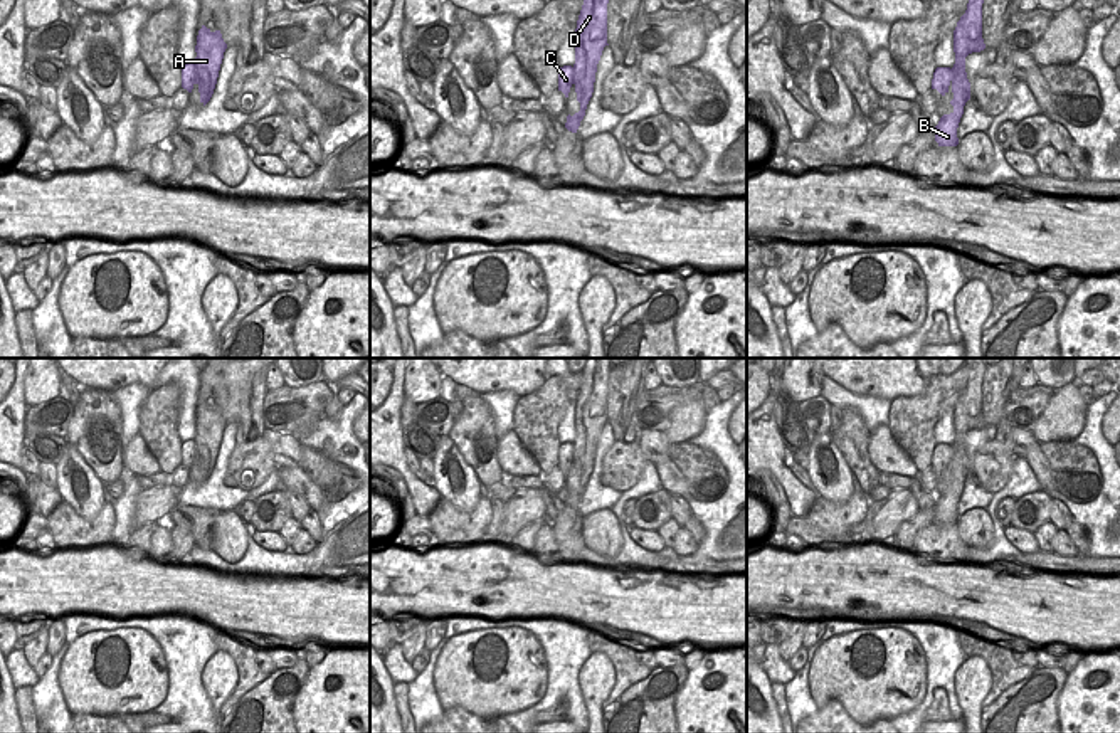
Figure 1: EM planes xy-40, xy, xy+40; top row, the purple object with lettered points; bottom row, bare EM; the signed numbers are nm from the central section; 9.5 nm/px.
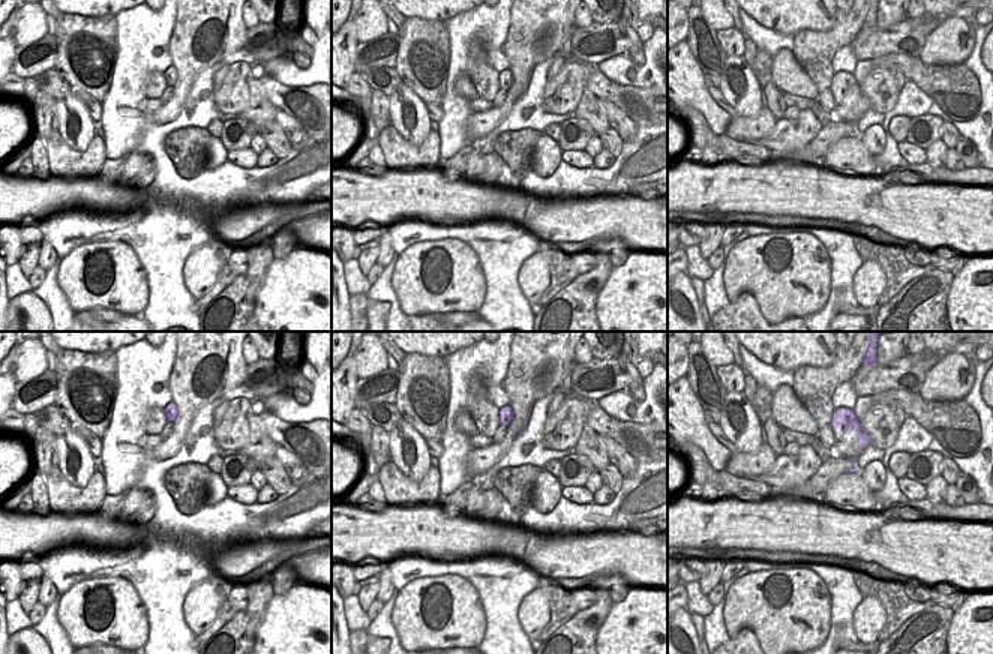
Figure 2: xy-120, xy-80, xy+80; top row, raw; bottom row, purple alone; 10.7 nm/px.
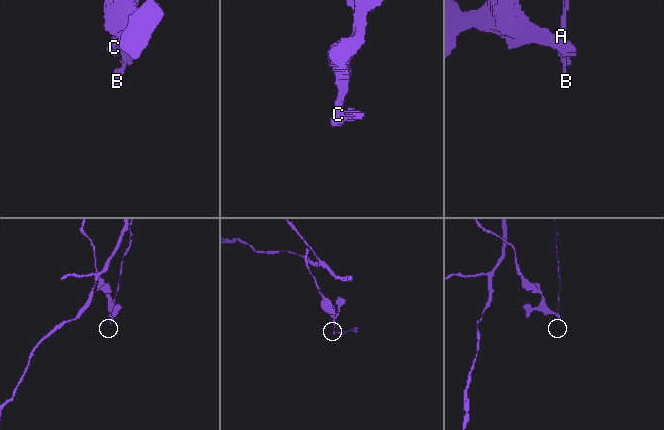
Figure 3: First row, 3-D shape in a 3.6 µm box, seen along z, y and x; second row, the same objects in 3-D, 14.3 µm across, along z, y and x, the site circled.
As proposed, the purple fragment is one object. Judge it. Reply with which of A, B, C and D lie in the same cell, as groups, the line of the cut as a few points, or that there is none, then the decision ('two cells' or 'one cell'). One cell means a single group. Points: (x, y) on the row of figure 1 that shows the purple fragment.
A B D / C | xy-40 (194, 64), (195, 83) | two cells

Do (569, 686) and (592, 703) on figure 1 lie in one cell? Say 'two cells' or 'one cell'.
two cells

